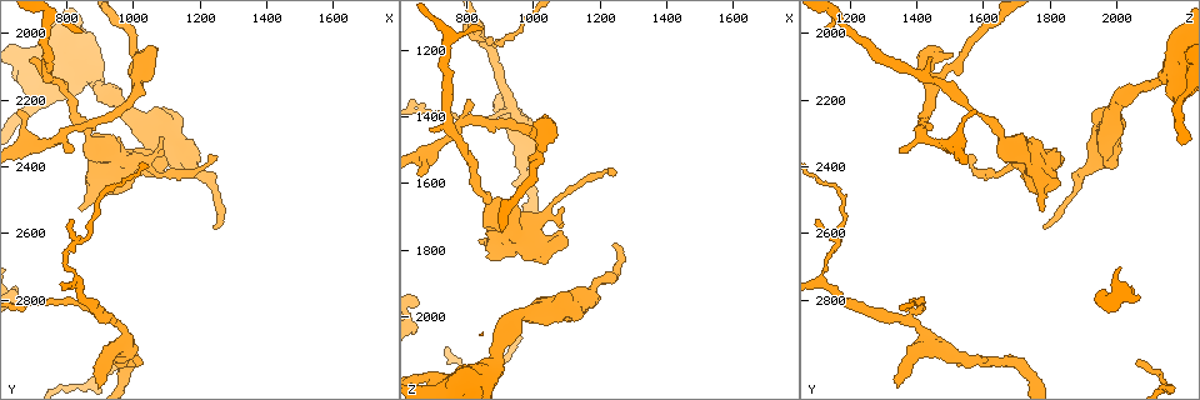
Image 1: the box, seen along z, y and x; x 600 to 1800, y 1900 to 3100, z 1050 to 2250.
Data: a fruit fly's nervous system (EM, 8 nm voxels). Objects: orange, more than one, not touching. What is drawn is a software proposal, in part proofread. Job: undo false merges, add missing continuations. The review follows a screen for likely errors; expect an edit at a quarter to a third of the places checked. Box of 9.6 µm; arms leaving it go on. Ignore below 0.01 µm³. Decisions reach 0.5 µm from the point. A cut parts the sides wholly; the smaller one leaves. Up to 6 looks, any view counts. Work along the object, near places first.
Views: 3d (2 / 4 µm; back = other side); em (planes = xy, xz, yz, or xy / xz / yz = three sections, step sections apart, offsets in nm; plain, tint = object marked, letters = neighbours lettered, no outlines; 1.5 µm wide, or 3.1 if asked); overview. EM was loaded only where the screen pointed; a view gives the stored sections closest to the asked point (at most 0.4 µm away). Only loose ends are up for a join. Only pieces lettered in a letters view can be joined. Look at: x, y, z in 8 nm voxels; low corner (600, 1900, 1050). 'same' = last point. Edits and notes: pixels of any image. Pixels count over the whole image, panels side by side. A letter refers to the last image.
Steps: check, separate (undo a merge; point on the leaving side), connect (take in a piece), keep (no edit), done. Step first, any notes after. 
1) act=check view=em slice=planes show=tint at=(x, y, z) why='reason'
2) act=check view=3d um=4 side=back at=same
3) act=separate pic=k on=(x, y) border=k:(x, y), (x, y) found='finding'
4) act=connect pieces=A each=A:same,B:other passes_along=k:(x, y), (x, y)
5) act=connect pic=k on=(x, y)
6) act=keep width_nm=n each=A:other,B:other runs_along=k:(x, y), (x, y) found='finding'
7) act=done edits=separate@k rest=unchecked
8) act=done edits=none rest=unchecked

act=check view=3d um=4 at=(840, 2000, 1140) why='thin end'

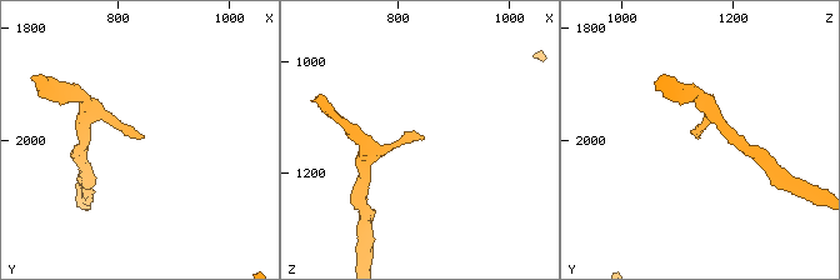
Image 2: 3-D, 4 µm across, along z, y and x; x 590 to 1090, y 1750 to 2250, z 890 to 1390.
act=check view=em slice=planes show=letters at=(840, 2000, 1135)

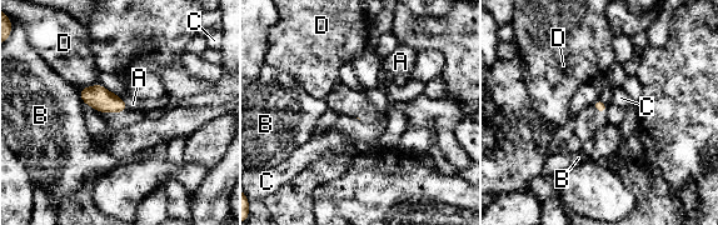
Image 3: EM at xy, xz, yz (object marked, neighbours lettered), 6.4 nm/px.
act=keep each=A:other,B:other,C:other,D:other found='no lettered piece goes on from it'

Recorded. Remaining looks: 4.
act=check view=em slice=xy step=4 show=letters at=(1020, 2150, 1450) why='side arm on a straight run'

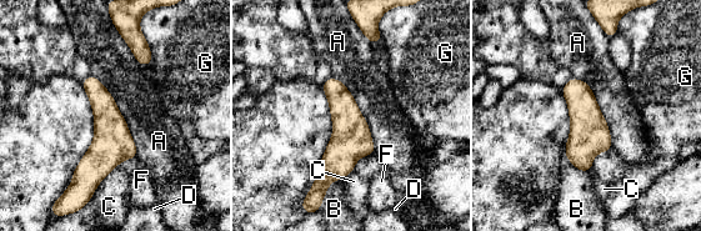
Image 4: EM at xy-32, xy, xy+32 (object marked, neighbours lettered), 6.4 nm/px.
act=keep width_nm=240 each=A:other,B:other,C:other,D:other,F:other,G:other border=4:(93, 74), (125, 120), (138, 156) found='continuous, no second cell'

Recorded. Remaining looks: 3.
act=check view=em slice=xz step=8 show=letters at=(690, 2070, 1440) why='tapers out'

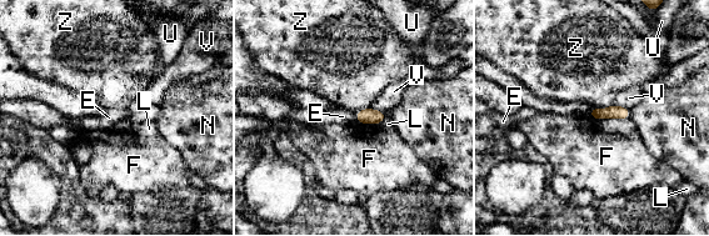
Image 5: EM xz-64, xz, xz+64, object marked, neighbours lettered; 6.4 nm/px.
act=check view=em slice=planes show=letters at=same why='another direction'

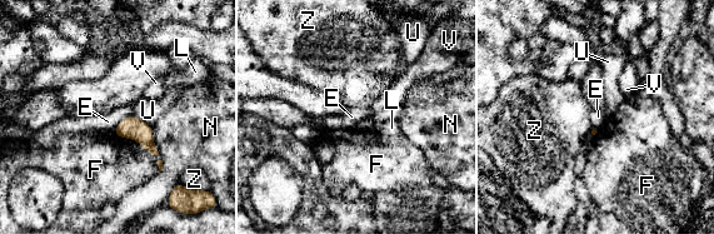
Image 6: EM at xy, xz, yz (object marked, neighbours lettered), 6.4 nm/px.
act=keep each=E:other,F:other,L:other,N:other,U:other,V:other,Z:other found='none of them fits'

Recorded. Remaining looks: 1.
act=done edits=none rest=unchecked

